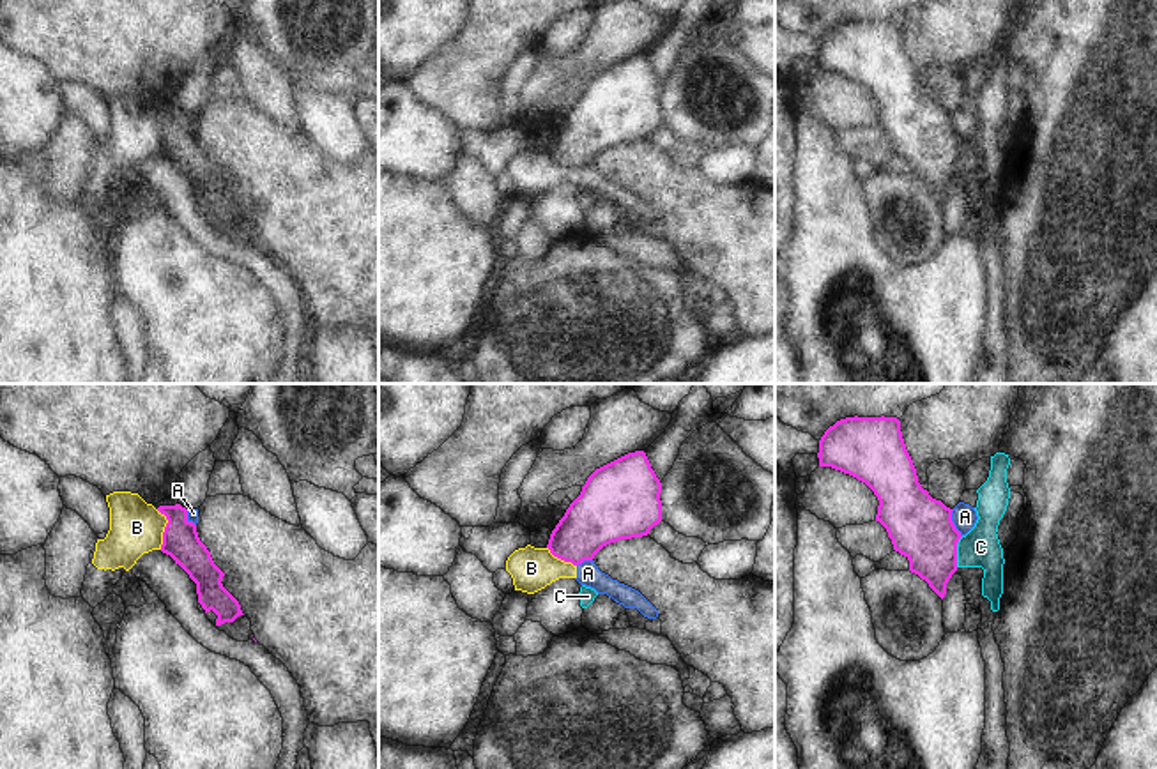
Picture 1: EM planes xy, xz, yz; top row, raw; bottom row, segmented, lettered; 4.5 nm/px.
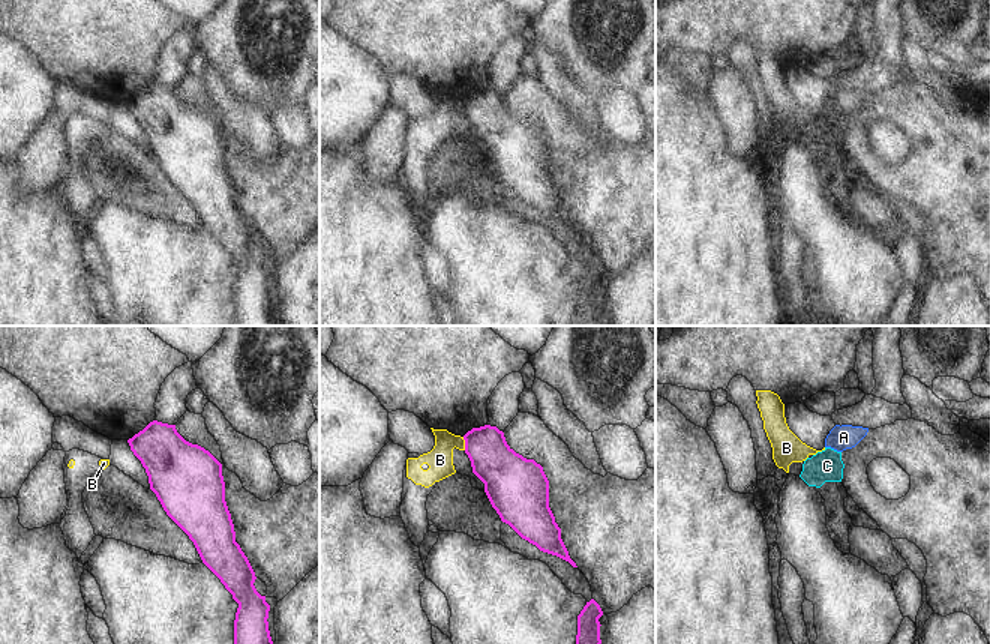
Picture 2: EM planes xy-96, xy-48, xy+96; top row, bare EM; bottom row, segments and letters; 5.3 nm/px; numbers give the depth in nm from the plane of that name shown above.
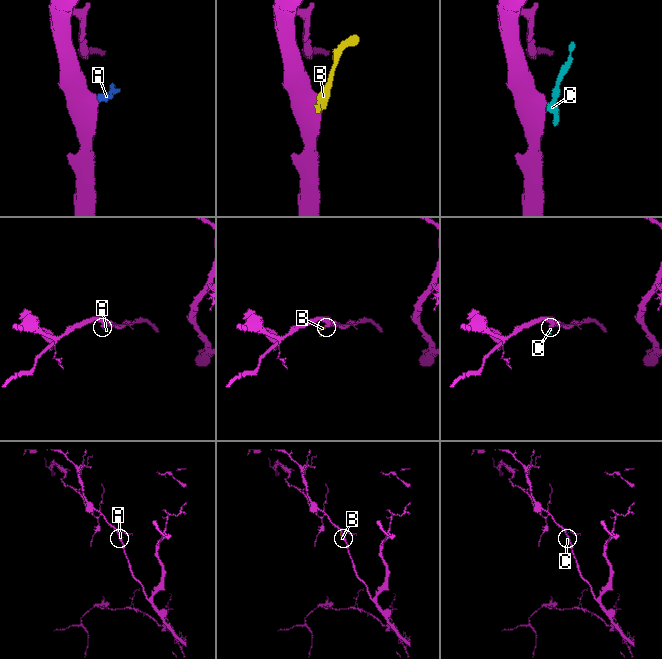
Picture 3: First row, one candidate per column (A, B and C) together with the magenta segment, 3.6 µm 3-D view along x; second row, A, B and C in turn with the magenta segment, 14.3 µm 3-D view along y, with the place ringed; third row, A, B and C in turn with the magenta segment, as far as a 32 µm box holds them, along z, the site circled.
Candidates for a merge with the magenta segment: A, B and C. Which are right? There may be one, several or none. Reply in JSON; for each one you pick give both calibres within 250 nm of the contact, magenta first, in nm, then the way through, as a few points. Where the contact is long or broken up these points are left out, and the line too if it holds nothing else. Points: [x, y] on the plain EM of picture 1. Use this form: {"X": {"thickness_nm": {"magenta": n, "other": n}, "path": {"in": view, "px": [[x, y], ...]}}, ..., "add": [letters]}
{"add": []}

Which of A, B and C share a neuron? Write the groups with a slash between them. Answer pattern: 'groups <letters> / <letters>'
groups A B / C

